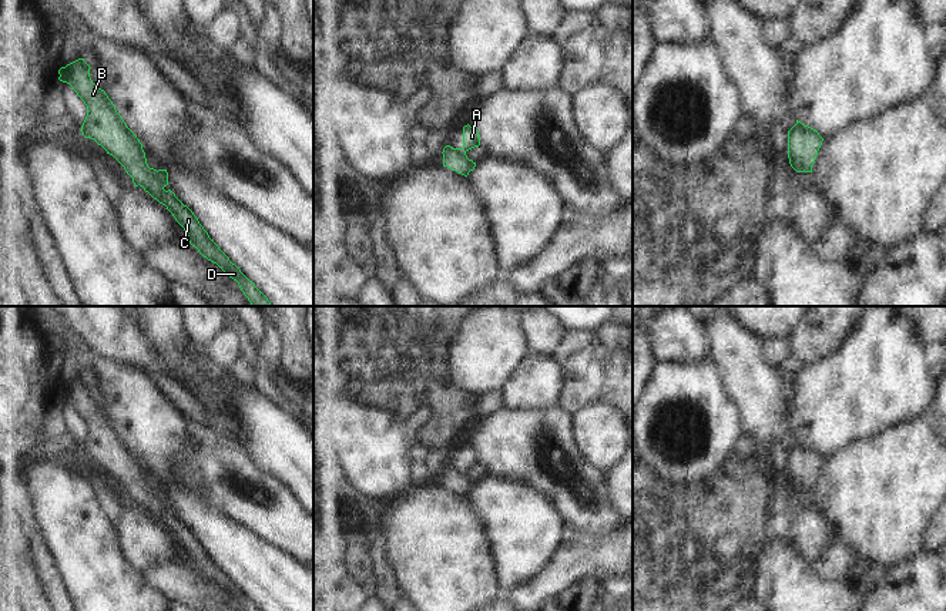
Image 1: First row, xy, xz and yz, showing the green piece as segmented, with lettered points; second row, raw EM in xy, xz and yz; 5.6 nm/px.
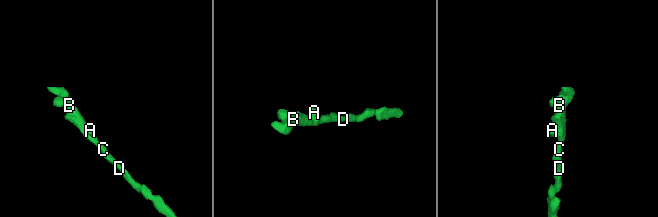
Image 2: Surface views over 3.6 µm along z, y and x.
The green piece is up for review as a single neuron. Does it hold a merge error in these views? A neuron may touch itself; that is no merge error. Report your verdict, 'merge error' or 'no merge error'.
no merge error

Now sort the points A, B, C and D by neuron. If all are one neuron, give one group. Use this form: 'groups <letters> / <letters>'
groups A B C D

